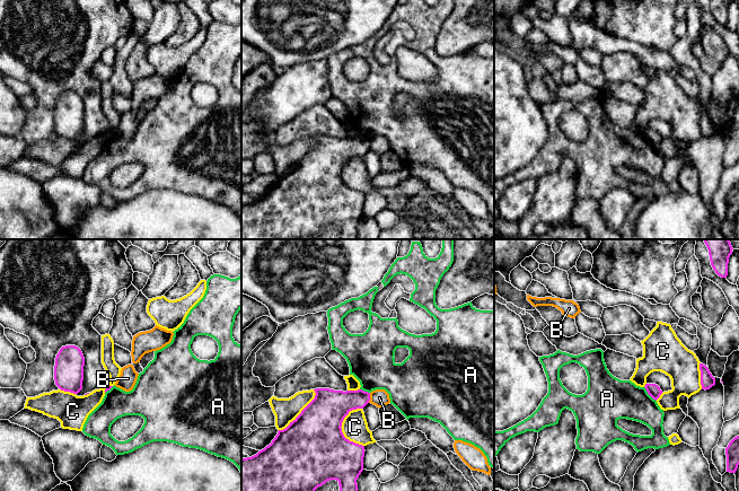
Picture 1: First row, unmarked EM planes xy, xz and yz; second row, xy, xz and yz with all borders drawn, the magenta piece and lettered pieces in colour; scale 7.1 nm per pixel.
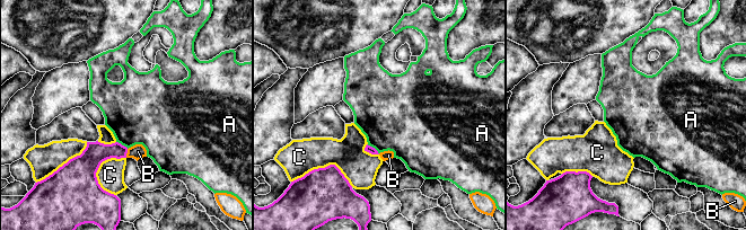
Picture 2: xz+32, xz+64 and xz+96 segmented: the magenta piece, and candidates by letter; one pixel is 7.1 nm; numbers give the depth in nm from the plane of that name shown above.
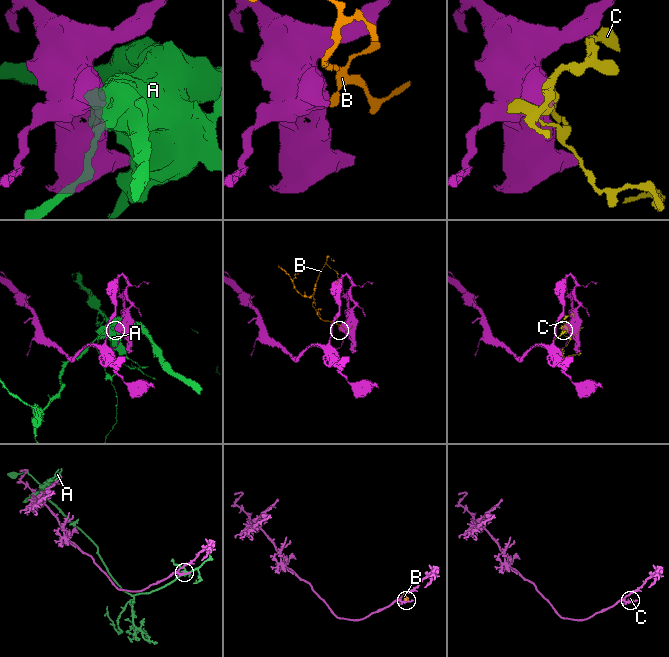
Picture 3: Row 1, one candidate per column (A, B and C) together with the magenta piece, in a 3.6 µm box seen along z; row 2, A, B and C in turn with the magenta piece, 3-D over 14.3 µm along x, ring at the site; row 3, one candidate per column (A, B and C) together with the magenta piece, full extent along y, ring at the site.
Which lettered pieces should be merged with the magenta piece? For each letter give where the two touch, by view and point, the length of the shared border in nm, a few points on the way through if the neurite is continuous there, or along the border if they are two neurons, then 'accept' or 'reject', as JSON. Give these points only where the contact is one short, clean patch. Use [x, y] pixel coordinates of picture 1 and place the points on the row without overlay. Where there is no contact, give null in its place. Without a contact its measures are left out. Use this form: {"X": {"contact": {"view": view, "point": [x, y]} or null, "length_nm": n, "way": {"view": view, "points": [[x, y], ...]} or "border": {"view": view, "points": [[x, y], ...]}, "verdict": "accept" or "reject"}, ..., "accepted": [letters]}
{"A": {"contact": {"view": "yz", "point": [649, 141]}, "length_nm": 140, "verdict": "reject"}, "B": {"contact": {"view": "xz", "point": [369, 145]}, "length_nm": 70, "border": {"view": "xz", "points": [[370, 140], [368, 149]]}, "verdict": "reject"}, "C": {"contact": {"view": "xz", "point": [341, 177]}, "length_nm": 280, "verdict": "reject"}, "accepted": []}

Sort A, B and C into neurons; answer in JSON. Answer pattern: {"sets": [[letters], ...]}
{"sets": [["A"], ["B"], ["C"]]}

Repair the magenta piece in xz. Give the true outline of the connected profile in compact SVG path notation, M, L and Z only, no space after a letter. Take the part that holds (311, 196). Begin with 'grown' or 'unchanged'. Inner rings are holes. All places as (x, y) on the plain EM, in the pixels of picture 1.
unchanged; M314 137L315 146L290 172L279 177L272 190L256 202L241 205L241 239L315 239L327 228L336 227L340 239L358 239L357 227L363 218L364 193L346 186L342 169L350 158L363 156L370 148L370 140L358 138Z

